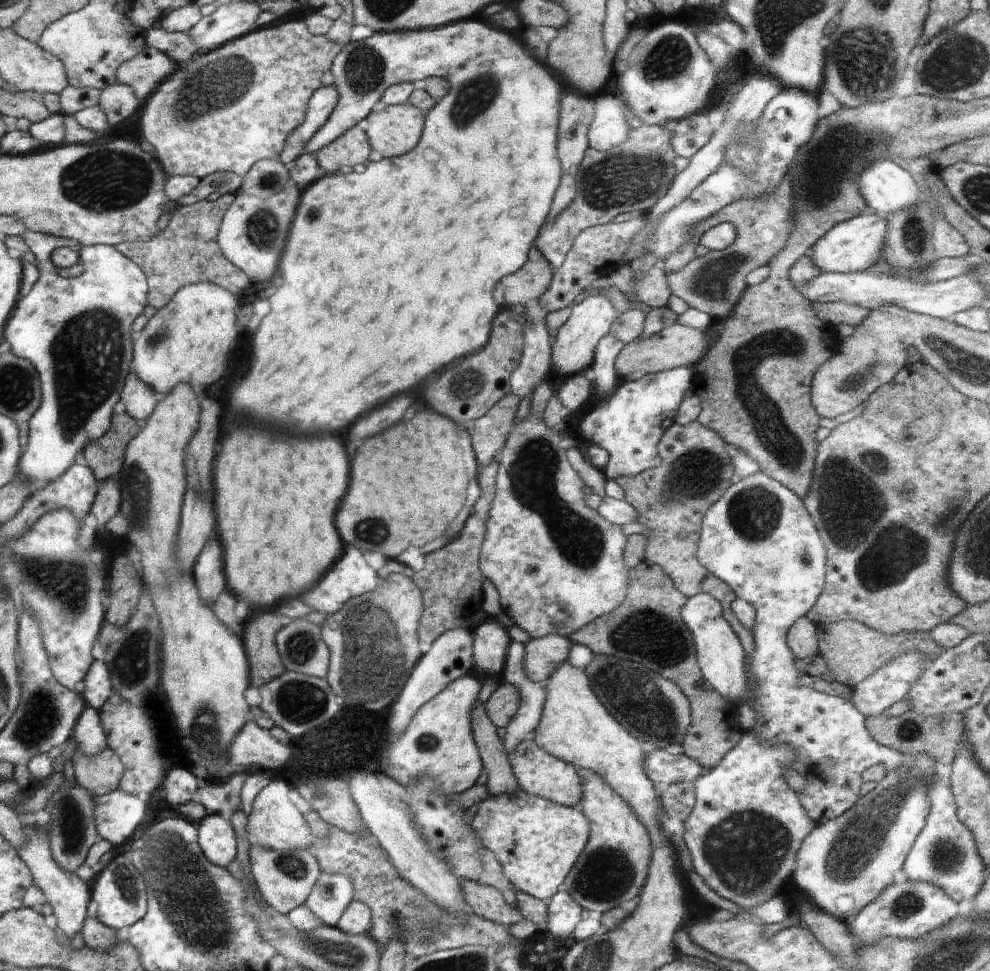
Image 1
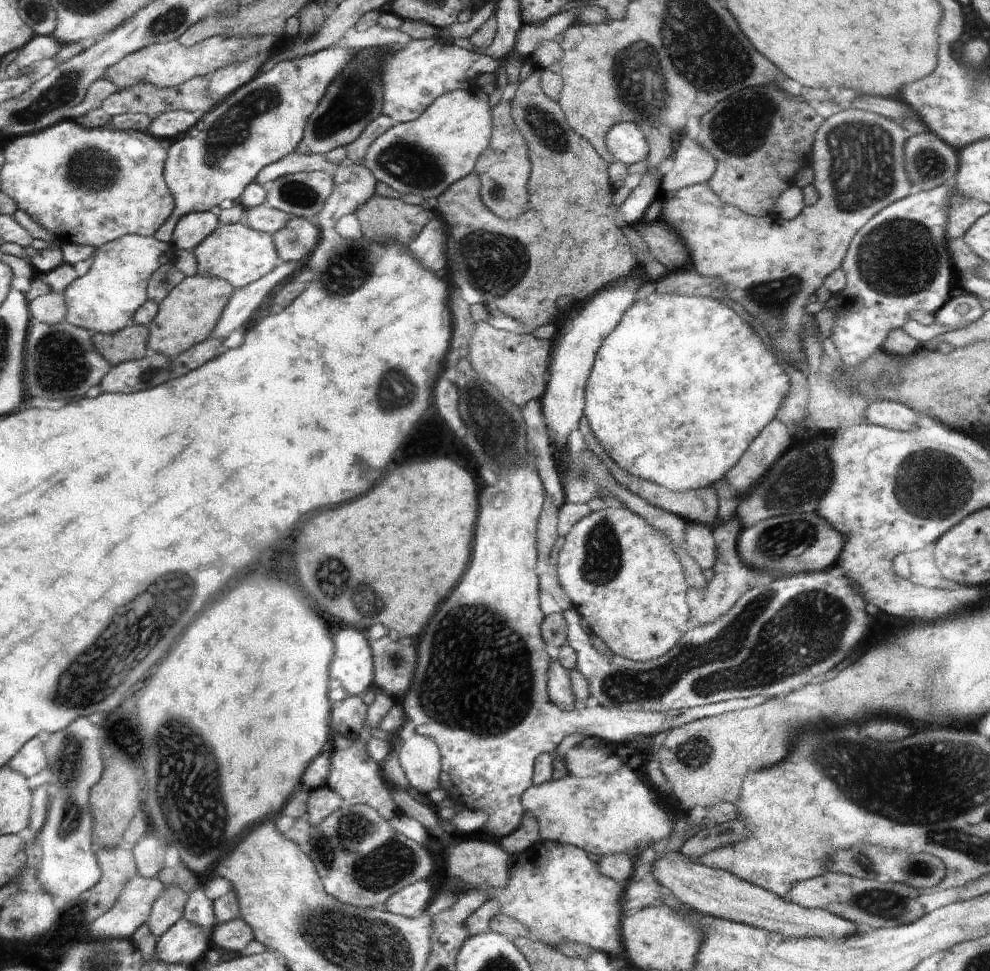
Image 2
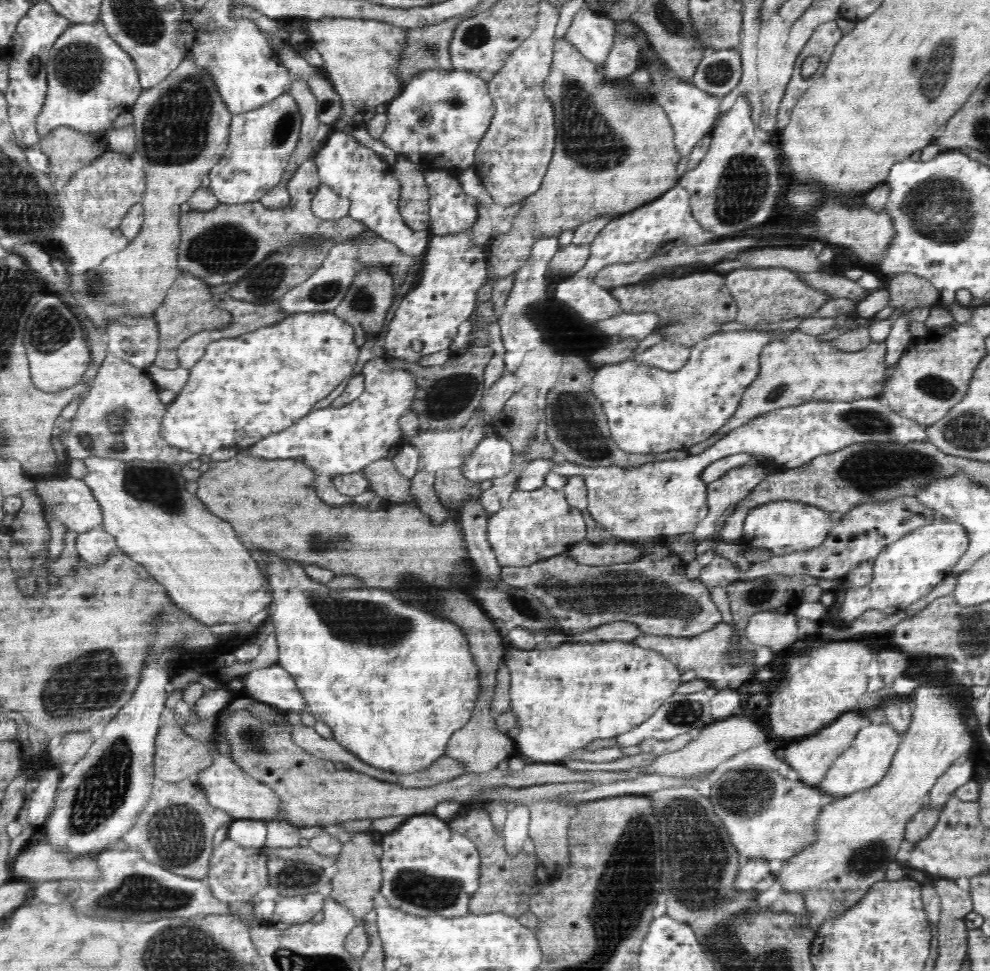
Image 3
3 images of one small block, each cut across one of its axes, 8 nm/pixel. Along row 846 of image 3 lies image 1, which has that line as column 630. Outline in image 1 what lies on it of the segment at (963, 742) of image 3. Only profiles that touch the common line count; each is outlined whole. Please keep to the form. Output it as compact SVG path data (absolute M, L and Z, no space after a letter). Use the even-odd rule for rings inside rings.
M581 772L581 778L581 800L574 808L581 810L589 820L590 834L563 884L578 906L590 910L592 915L602 915L641 893L651 861L651 836L631 806L599 774Z

